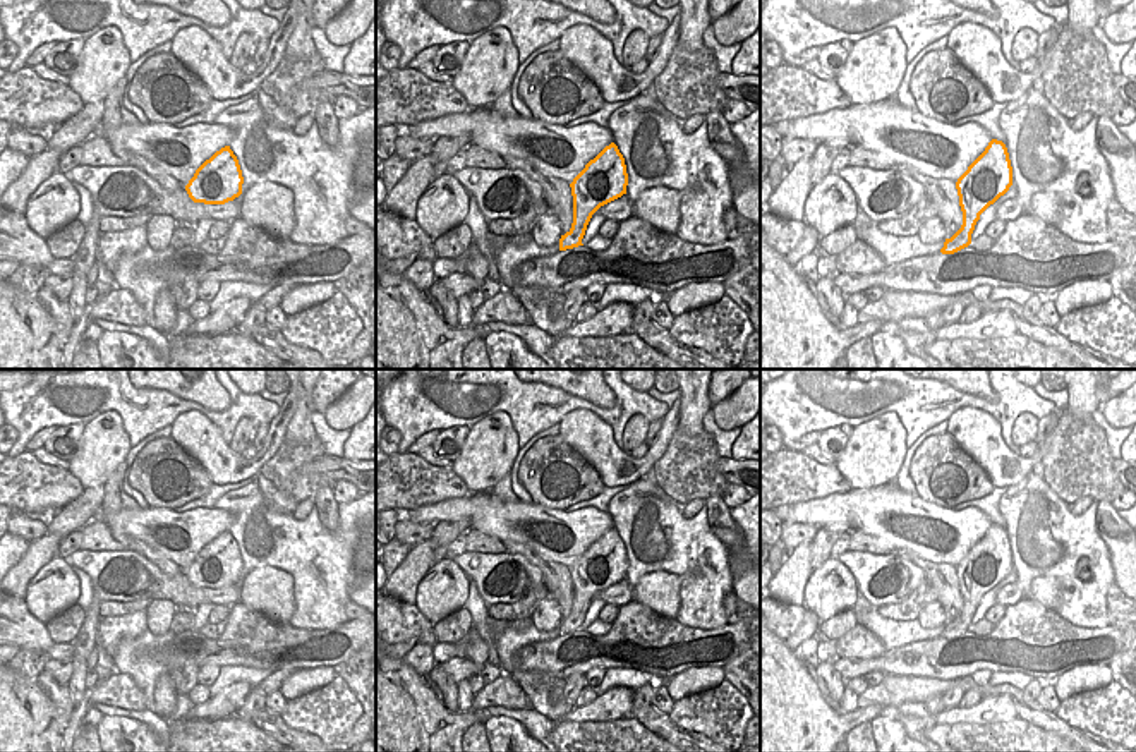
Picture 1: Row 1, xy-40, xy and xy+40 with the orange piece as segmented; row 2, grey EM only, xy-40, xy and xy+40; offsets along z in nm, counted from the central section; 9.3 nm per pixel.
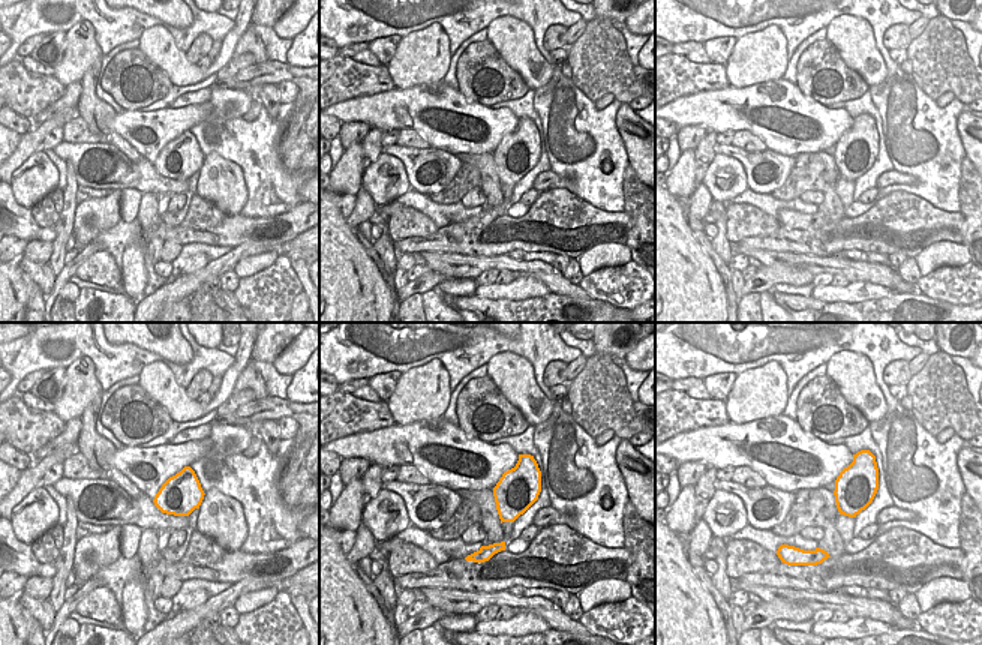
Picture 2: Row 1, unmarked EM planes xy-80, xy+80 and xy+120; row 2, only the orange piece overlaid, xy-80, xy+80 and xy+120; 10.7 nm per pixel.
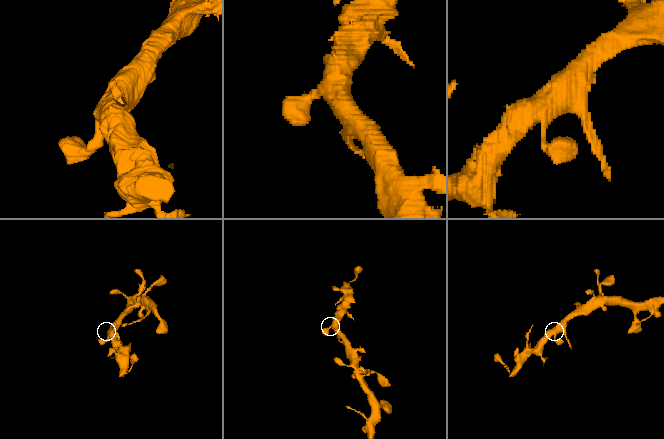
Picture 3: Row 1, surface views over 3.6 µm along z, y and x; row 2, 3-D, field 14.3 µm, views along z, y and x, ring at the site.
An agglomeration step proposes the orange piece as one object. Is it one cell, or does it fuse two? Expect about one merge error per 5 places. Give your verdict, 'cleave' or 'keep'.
keep

